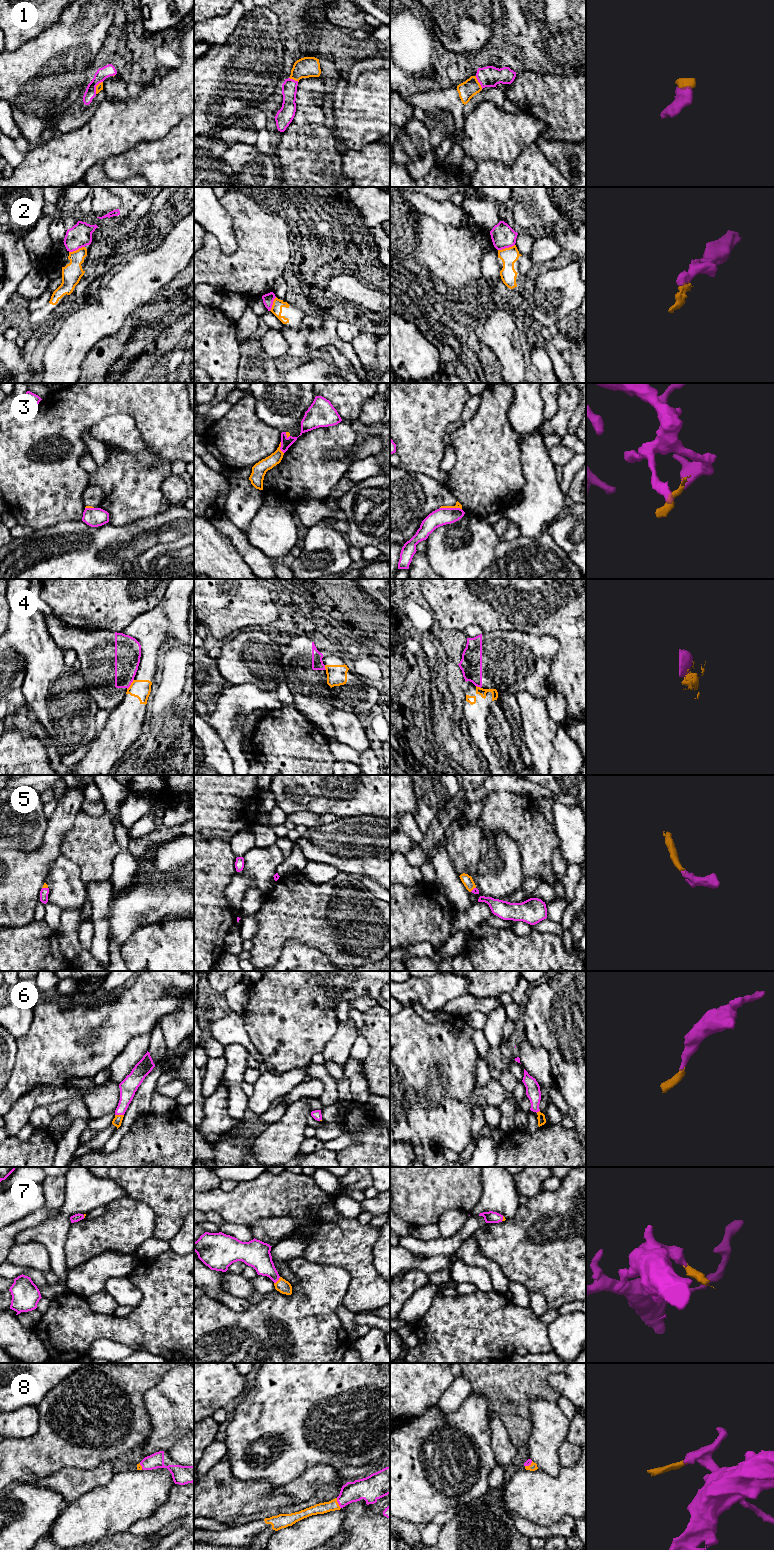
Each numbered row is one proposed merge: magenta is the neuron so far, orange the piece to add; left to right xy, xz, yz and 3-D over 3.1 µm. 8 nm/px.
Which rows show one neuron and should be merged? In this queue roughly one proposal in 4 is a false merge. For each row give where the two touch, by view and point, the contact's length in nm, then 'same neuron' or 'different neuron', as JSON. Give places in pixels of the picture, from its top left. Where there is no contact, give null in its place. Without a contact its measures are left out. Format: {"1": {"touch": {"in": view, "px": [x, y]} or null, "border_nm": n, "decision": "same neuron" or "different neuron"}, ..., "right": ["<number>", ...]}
{"1": {"touch": {"in": "yz", "px": [478, 81]}, "border_nm": 120, "decision": "same neuron"}, "2": {"touch": {"in": "yz", "px": [506, 247]}, "border_nm": 140, "decision": "different neuron"}, "3": {"touch": {"in": "yz", "px": [451, 508]}, "border_nm": 180, "decision": "different neuron"}, "4": {"touch": {"in": "xy", "px": [130, 684]}, "border_nm": 100, "decision": "different neuron"}, "5": {"touch": {"in": "xy", "px": [45, 888]}, "border_nm": 50, "decision": "same neuron"}, "6": {"touch": {"in": "xy", "px": [119, 1114]}, "border_nm": 70, "decision": "same neuron"}, "7": {"touch": {"in": "xz", "px": [277, 1280]}, "border_nm": 80, "decision": "same neuron"}, "8": {"touch": {"in": "xz", "px": [338, 1503]}, "border_nm": 90, "decision": "same neuron"}, "right": ["1", "5", "6", "7", "8"]}

